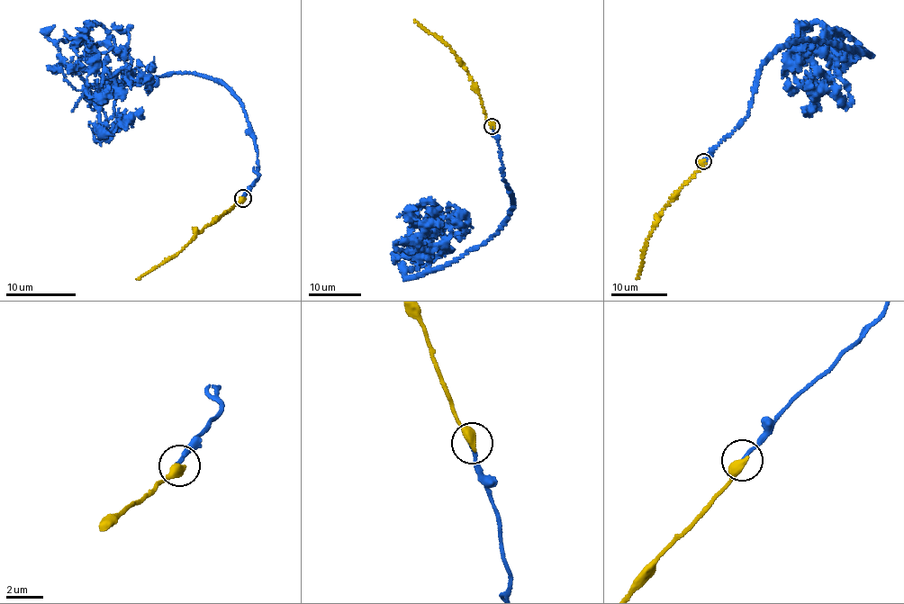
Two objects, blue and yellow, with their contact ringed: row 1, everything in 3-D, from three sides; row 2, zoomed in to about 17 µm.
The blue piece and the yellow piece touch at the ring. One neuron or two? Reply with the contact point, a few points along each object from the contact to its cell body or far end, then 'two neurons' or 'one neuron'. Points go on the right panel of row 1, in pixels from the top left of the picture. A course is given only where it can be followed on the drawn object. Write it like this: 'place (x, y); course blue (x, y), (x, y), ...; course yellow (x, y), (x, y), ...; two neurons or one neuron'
place (703, 161); course blue (703, 160), (747, 115), (778, 49), (810, 39), (854, 51), (827, 51), (829, 65), (836, 28); course yellow (703, 161), (670, 197), (649, 234), (637, 279); two neurons

